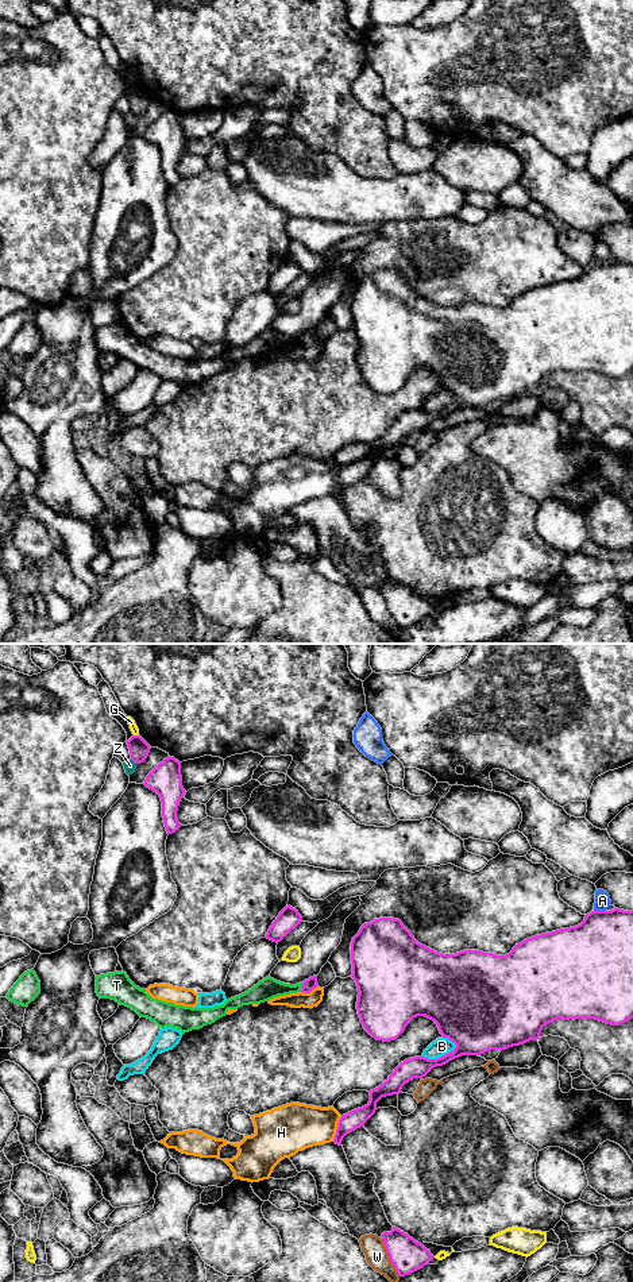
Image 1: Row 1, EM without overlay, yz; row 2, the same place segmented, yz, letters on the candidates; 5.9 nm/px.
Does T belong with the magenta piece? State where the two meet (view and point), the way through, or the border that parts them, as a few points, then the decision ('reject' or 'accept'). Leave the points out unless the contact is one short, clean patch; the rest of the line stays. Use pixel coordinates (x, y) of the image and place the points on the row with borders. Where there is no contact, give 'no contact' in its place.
meets magenta in yz at (303, 987); border along yz (304, 981), (300, 991); reject

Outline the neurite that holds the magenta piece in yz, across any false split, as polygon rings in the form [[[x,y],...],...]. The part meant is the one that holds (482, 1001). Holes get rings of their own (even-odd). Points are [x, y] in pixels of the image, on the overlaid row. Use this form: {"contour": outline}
{"contour": [[[614,908],[611,911],[591,911],[584,916],[584,920],[570,928],[560,928],[552,932],[545,932],[541,935],[534,935],[516,945],[513,950],[506,955],[497,955],[493,953],[483,953],[479,950],[463,950],[456,954],[441,954],[437,953],[421,943],[418,943],[412,932],[402,924],[400,919],[394,918],[379,918],[374,919],[370,923],[364,923],[359,932],[352,938],[351,942],[351,964],[352,964],[352,974],[351,977],[355,980],[358,986],[358,1001],[356,1009],[360,1018],[360,1023],[364,1030],[377,1040],[390,1042],[395,1040],[406,1028],[406,1026],[417,1016],[425,1016],[433,1020],[443,1038],[448,1038],[452,1040],[456,1047],[453,1051],[437,1058],[428,1059],[425,1057],[414,1057],[405,1059],[401,1062],[394,1071],[389,1076],[389,1078],[379,1085],[378,1088],[370,1090],[370,1101],[367,1105],[354,1109],[346,1115],[343,1115],[337,1123],[337,1130],[333,1142],[341,1146],[343,1138],[364,1125],[364,1123],[375,1113],[377,1103],[386,1096],[400,1094],[401,1089],[405,1084],[412,1081],[413,1078],[424,1078],[433,1067],[443,1066],[449,1061],[459,1058],[462,1055],[480,1055],[490,1050],[506,1050],[513,1046],[524,1044],[529,1040],[537,1040],[540,1038],[541,1030],[544,1026],[555,1022],[555,1020],[570,1020],[570,1019],[595,1019],[611,1026],[620,1026],[633,1018],[633,911],[624,911]]]}

